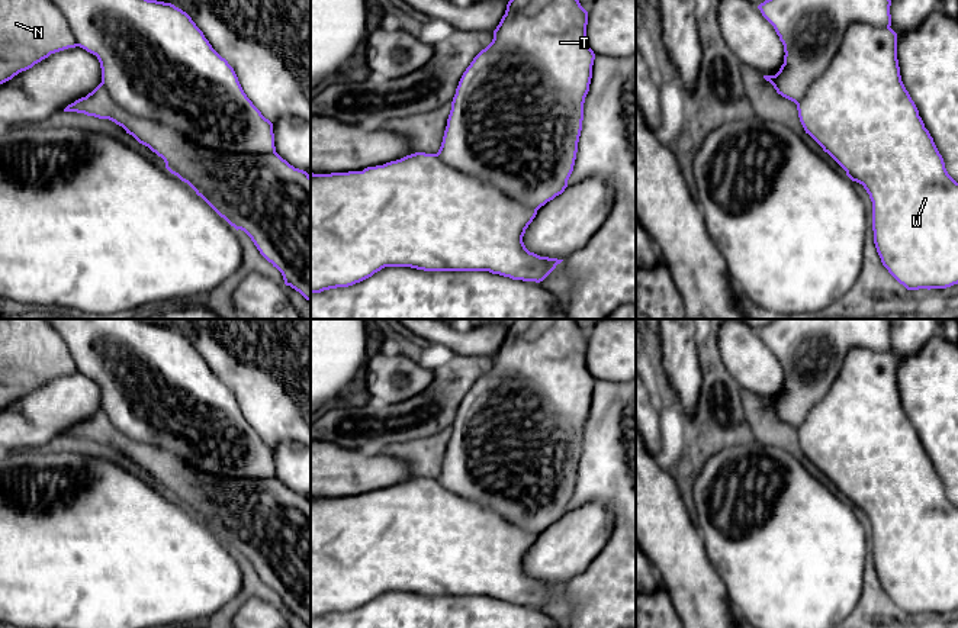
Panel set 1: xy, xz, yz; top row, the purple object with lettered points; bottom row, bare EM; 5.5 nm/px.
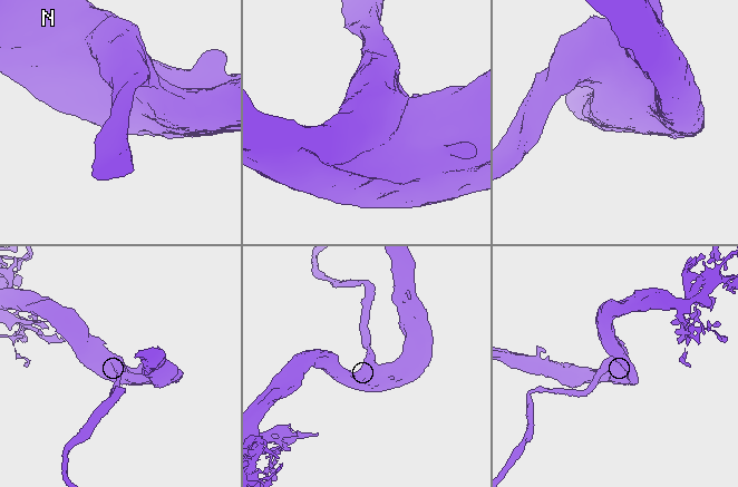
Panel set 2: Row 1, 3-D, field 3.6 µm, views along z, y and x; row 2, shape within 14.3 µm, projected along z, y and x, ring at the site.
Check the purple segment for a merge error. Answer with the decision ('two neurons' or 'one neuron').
one neuron

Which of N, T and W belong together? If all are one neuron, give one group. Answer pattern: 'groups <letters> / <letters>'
groups N T W

